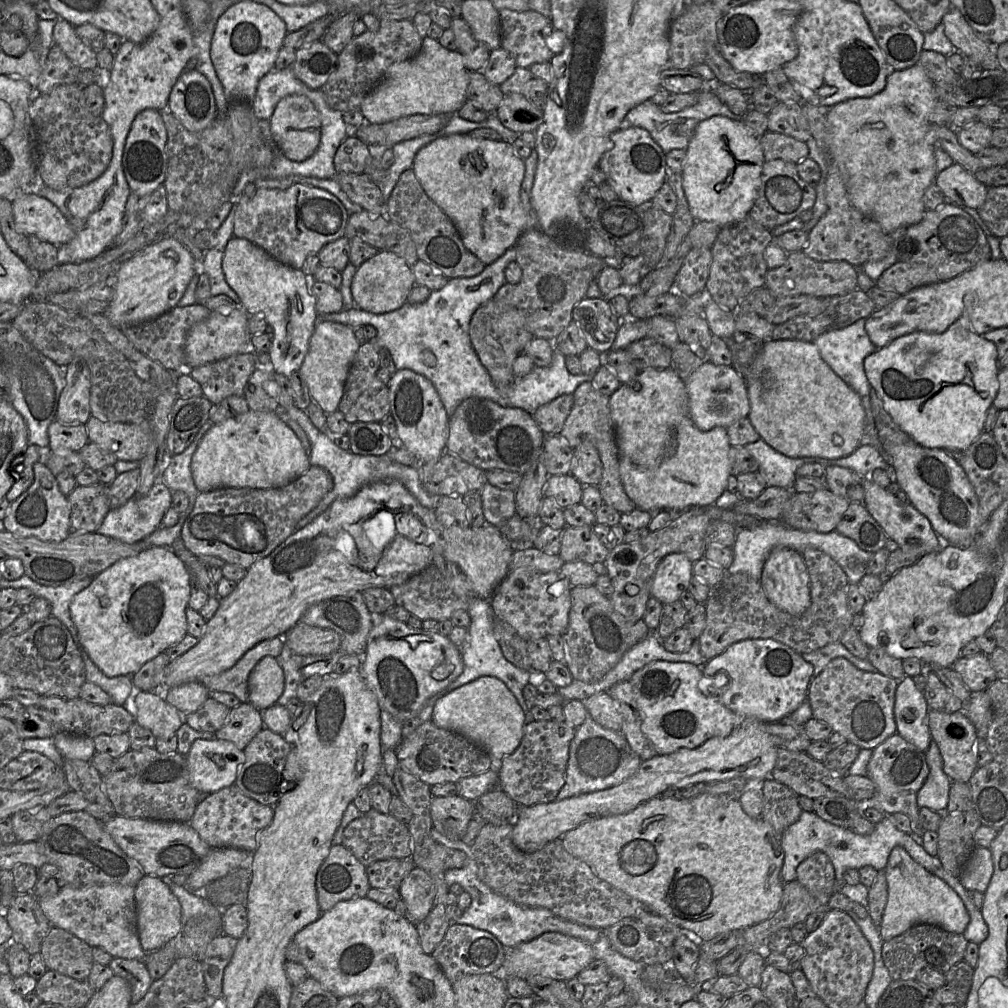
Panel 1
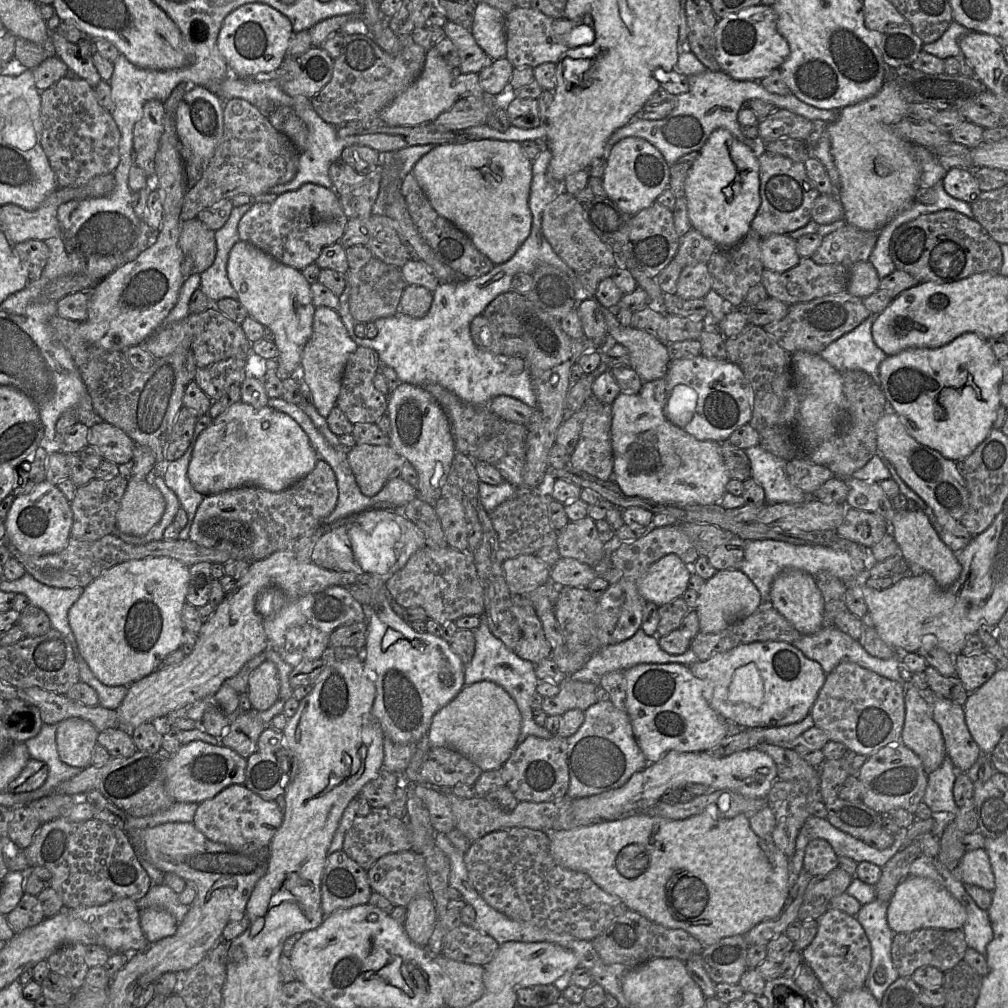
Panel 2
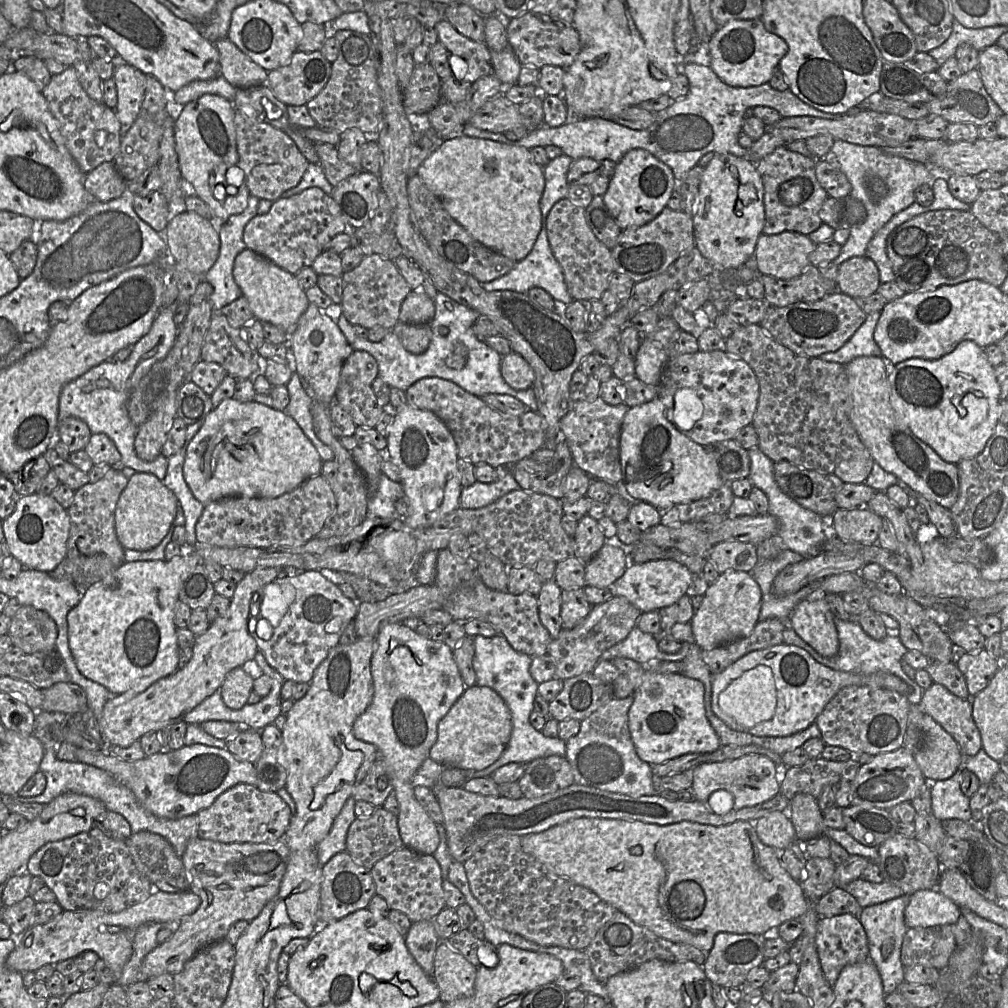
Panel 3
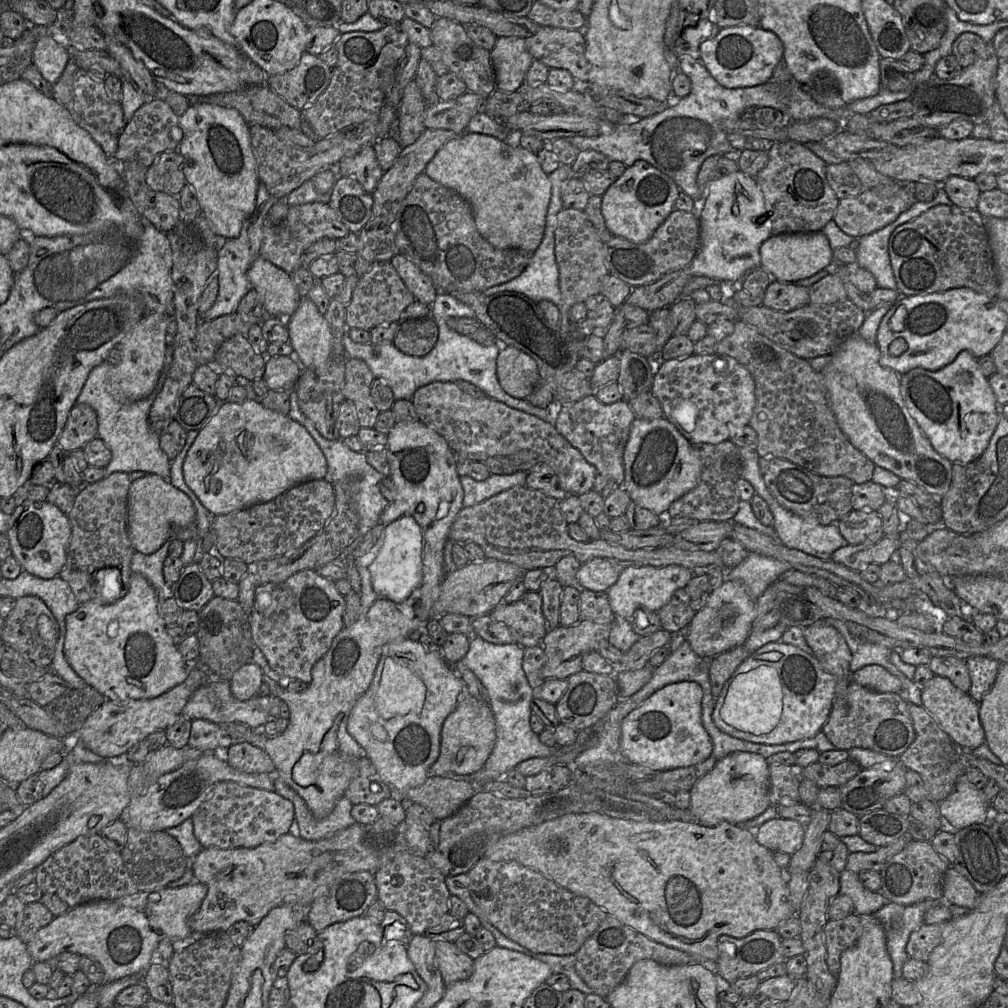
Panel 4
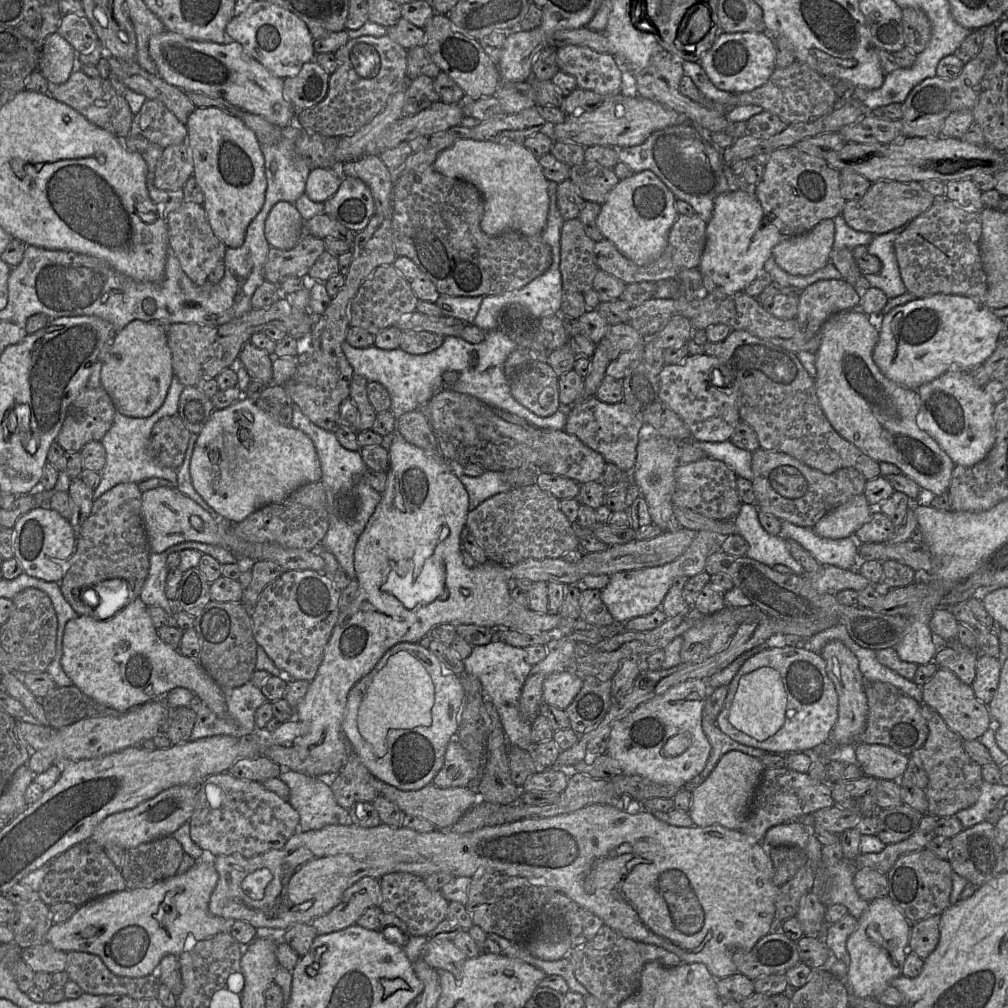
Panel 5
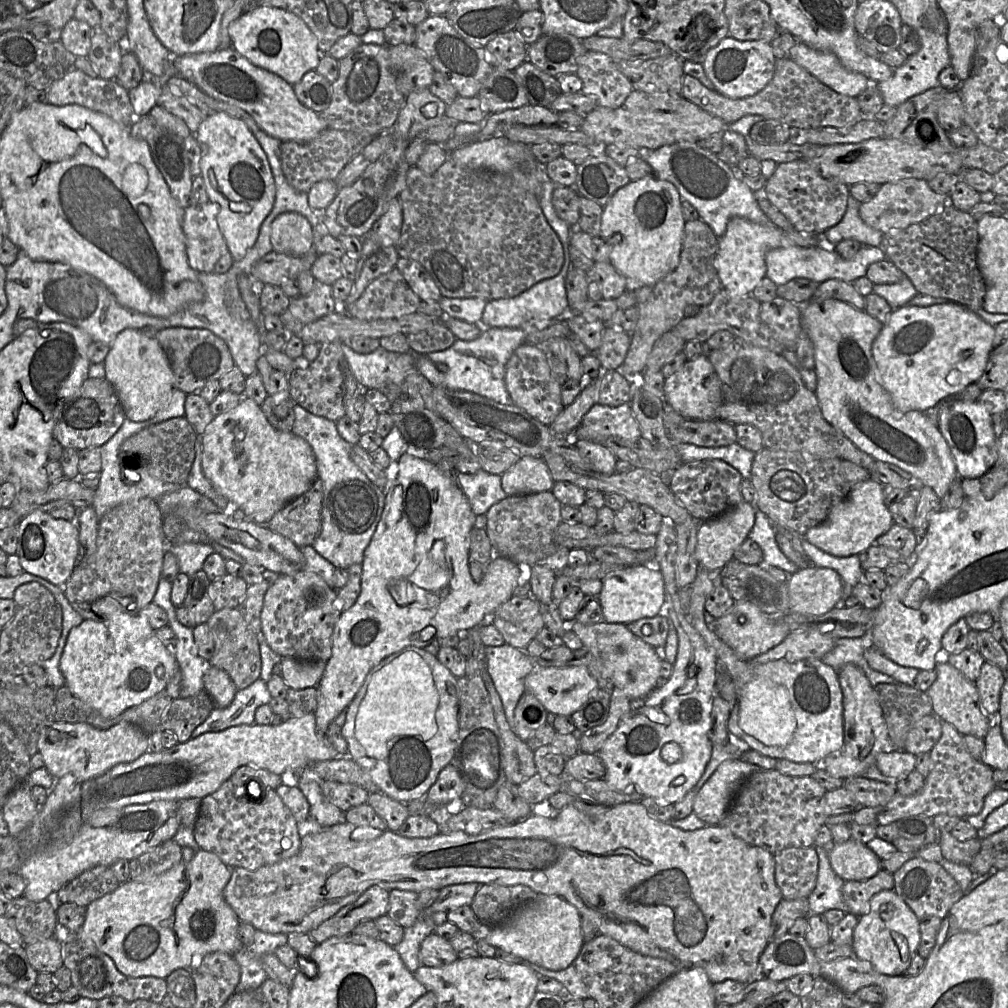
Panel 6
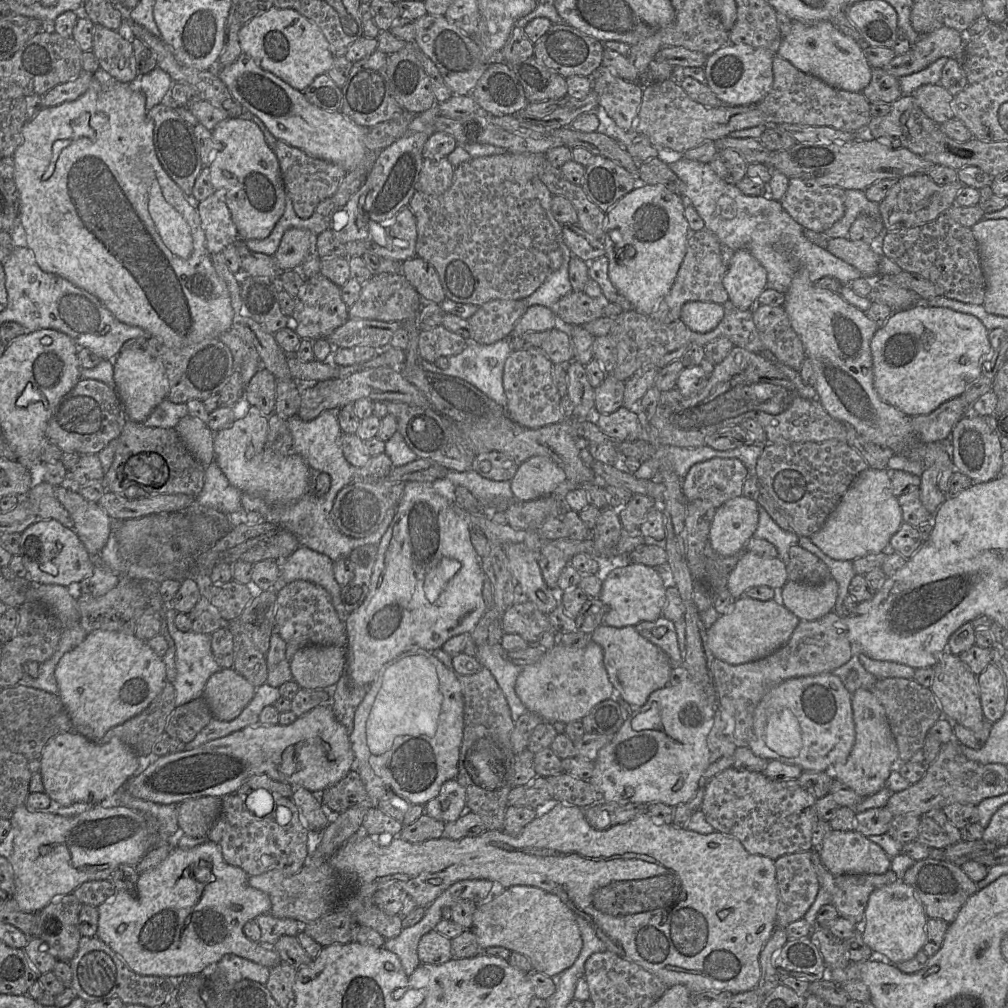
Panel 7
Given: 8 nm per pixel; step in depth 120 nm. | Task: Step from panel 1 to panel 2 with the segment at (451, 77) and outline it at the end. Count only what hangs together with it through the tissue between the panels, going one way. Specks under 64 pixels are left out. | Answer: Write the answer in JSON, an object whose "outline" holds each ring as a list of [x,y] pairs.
{"outline":[[[433,45],[426,51],[425,65],[420,76],[381,111],[382,121],[388,126],[430,124],[459,99],[454,89],[455,74]]]}

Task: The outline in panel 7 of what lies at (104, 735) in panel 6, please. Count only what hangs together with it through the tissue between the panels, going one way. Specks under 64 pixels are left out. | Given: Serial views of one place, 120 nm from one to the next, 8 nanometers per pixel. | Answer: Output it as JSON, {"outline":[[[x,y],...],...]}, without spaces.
{"outline":[[[72,730],[58,734],[46,743],[40,758],[40,772],[45,792],[55,806],[75,803],[107,804],[136,775],[141,760],[118,738],[112,738],[107,743],[95,742]]]}

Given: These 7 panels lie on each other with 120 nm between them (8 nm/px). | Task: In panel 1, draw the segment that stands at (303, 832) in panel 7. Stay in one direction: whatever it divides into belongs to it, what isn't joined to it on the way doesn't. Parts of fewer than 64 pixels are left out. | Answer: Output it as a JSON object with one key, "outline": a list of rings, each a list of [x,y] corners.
{"outline":[[[233,784],[205,795],[197,804],[189,824],[211,848],[236,848],[253,853],[260,844],[260,835],[273,818],[274,806],[261,804],[245,796]]]}

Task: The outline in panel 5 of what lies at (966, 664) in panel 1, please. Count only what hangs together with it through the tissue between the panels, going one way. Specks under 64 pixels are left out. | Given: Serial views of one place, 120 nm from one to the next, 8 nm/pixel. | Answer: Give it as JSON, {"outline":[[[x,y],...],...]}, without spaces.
{"outline":[[[979,655],[976,662],[976,677],[971,687],[977,699],[985,705],[991,702],[998,689],[1001,669],[1001,658]]]}

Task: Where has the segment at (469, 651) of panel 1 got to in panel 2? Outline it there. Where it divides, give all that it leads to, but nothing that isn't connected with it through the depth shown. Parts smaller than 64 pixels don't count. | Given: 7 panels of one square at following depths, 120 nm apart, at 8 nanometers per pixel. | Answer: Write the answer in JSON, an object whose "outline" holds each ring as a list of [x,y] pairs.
{"outline":[[[485,615],[479,617],[481,619],[480,624],[473,630],[475,652],[472,660],[464,665],[464,686],[472,685],[479,681],[491,681],[501,686],[513,698],[522,718],[518,744],[523,742],[528,736],[537,736],[544,739],[552,738],[553,734],[546,730],[544,726],[536,724],[532,715],[530,701],[540,681],[536,676],[535,664],[521,659],[514,651],[507,648],[501,640],[492,634],[485,620]]]}

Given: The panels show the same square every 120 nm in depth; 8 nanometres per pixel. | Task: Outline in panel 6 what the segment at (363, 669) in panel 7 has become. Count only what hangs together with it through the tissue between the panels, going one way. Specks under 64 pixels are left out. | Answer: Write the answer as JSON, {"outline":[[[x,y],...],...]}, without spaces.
{"outline":[[[404,453],[398,460],[398,475],[393,482],[393,486],[385,496],[385,506],[381,514],[378,526],[373,538],[366,548],[362,562],[361,592],[356,603],[348,610],[342,612],[338,622],[335,625],[332,640],[332,655],[326,663],[324,674],[316,686],[317,688],[317,708],[314,711],[316,725],[319,732],[326,734],[330,723],[353,701],[365,679],[372,668],[377,666],[385,658],[395,654],[403,653],[407,646],[415,646],[424,649],[426,646],[438,641],[450,634],[456,632],[466,632],[475,625],[488,619],[504,602],[512,595],[513,590],[519,583],[521,575],[521,566],[510,559],[494,556],[490,562],[484,566],[484,574],[480,582],[476,583],[469,571],[469,548],[470,531],[475,523],[475,514],[473,513],[469,500],[457,485],[445,477],[441,471],[427,460],[415,456],[413,453]]]}

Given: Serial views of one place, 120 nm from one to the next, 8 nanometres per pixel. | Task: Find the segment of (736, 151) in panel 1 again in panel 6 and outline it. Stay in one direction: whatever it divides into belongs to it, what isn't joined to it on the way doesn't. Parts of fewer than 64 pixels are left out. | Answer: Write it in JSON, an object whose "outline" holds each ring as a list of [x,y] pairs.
{"outline":[[[733,217],[729,220],[725,233],[718,239],[718,249],[712,262],[722,287],[736,297],[746,297],[752,294],[766,276],[765,255],[769,250],[789,246],[817,247],[822,236],[796,230],[787,231],[775,225],[766,226],[745,218]]]}

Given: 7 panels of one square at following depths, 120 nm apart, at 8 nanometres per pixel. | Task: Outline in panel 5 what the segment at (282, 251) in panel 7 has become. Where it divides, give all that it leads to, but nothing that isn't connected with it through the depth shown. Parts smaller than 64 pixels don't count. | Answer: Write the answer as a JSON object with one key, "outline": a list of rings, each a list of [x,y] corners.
{"outline":[[[277,202],[265,221],[265,238],[272,248],[290,250],[304,236],[304,221],[294,204]]]}

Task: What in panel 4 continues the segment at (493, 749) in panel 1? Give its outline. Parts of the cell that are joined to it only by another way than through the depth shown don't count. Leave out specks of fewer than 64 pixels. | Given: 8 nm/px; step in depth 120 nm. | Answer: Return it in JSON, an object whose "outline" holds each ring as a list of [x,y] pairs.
{"outline":[[[464,694],[443,723],[440,754],[430,768],[430,776],[474,774],[484,766],[495,744],[496,721],[490,705]]]}

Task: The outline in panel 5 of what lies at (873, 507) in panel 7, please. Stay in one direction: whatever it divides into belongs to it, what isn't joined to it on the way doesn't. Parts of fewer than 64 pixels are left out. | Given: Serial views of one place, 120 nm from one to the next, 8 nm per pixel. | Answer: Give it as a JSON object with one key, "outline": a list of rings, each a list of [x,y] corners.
{"outline":[[[859,494],[826,514],[813,530],[823,538],[851,537],[869,520],[875,509],[869,505],[864,494]]]}

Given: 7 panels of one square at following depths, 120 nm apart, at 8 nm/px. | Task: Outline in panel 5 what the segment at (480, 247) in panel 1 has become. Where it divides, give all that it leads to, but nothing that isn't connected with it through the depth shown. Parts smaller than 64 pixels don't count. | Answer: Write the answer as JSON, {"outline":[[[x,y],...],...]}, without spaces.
{"outline":[[[460,139],[441,151],[432,166],[440,174],[469,182],[479,190],[484,200],[480,227],[485,234],[515,231],[533,236],[544,230],[549,210],[548,180],[538,159],[522,142]]]}

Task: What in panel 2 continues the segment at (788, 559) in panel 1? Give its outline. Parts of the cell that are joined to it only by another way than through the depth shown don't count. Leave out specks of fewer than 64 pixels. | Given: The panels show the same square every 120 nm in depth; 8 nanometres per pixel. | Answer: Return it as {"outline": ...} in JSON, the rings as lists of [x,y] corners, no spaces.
{"outline":[[[800,570],[782,571],[772,583],[770,601],[802,635],[823,628],[824,602],[812,575]]]}

